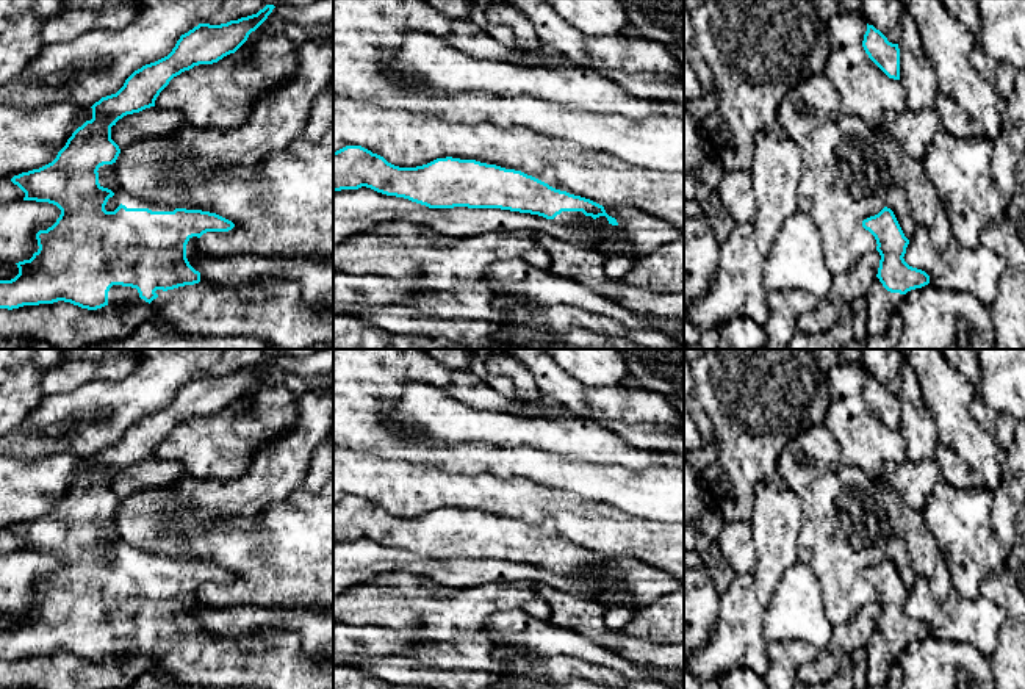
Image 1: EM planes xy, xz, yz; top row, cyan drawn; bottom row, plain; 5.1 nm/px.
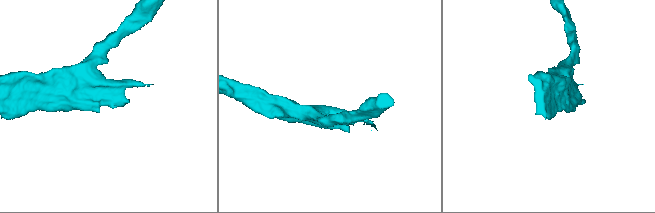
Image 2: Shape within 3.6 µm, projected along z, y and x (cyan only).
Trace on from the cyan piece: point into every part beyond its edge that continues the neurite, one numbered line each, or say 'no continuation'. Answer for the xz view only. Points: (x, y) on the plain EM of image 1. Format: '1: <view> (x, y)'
1: xz (565, 567)

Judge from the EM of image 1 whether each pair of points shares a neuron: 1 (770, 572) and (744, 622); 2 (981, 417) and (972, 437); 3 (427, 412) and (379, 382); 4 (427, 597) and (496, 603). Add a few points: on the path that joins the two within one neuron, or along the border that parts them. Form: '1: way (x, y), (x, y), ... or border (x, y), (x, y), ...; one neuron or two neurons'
1: border (750, 573), (756, 597), (766, 605); two neurons
2: border (975, 395), (971, 404), (971, 415), (1005, 450); two neurons
3: border (435, 385), (409, 381), (402, 393), (382, 414); two neurons
4: way (445, 603), (479, 603); one neuron

